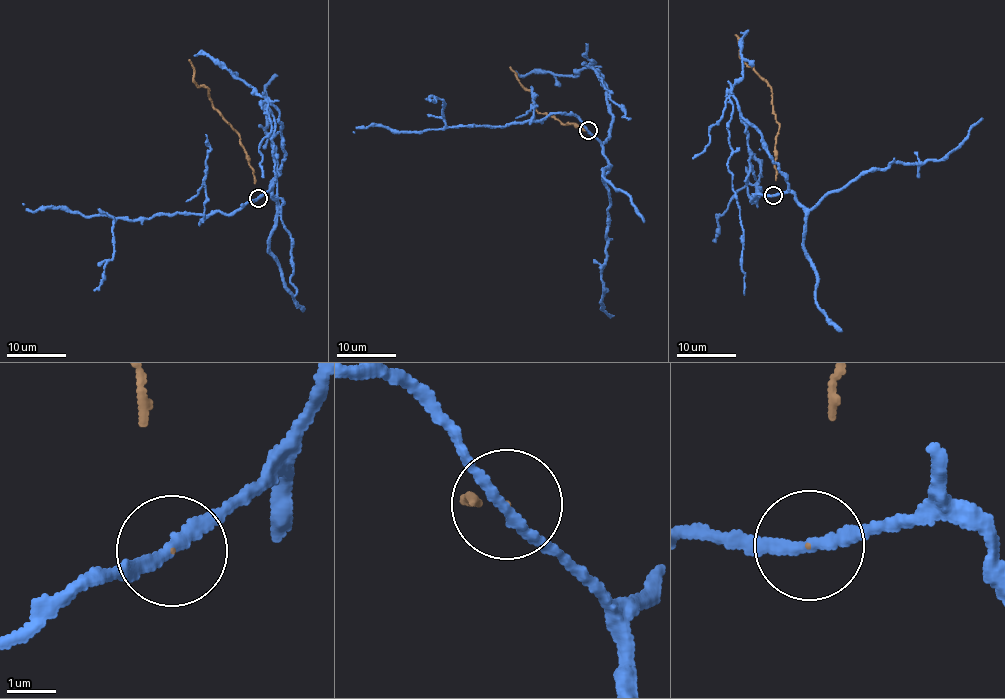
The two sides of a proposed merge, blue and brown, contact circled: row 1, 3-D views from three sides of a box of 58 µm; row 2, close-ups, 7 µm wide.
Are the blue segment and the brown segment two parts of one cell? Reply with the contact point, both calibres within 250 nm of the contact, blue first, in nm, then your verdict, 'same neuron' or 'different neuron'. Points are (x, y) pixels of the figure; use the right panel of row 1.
(773, 195) | 200/20 nm | different neuron

